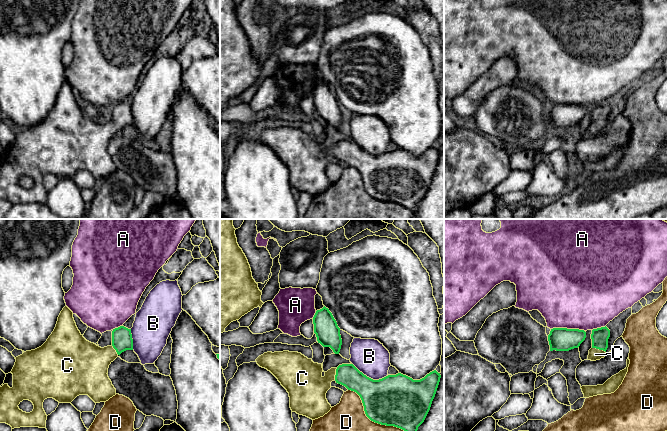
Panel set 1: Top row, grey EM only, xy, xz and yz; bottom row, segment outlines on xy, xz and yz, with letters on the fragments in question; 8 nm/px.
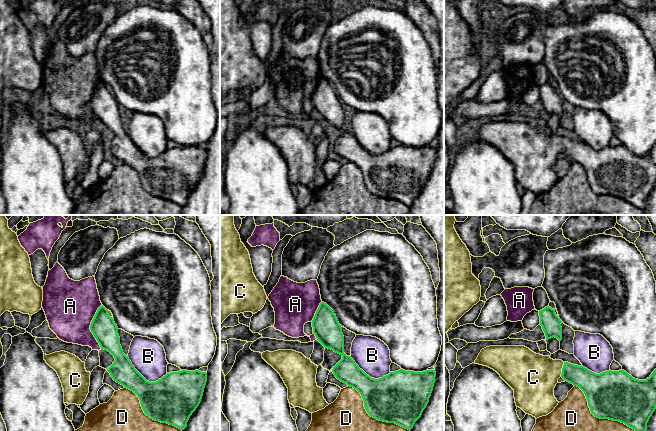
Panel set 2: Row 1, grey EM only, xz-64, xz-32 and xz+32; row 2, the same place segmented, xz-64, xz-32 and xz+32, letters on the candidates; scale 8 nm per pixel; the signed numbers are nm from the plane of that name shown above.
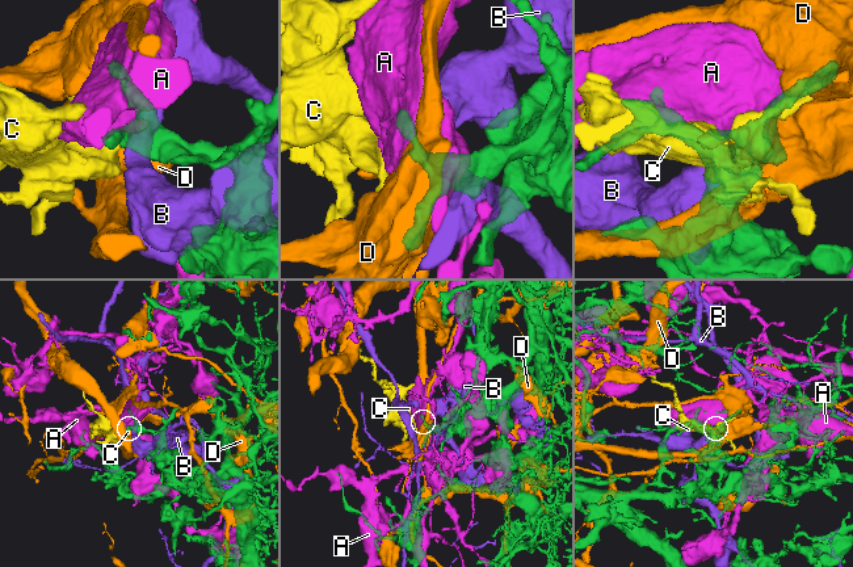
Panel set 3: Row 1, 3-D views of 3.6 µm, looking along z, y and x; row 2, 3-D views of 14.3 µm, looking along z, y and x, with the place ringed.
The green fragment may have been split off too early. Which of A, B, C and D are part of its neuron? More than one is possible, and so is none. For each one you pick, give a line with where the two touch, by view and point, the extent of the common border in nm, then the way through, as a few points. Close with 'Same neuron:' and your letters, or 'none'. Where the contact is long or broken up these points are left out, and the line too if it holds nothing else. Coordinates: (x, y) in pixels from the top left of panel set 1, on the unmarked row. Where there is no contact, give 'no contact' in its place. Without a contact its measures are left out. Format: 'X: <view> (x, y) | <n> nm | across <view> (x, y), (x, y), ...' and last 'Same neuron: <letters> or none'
C: yz (599, 125) | 120 nm | across yz (599, 112), (599, 125), (595, 130)
Same neuron: C

